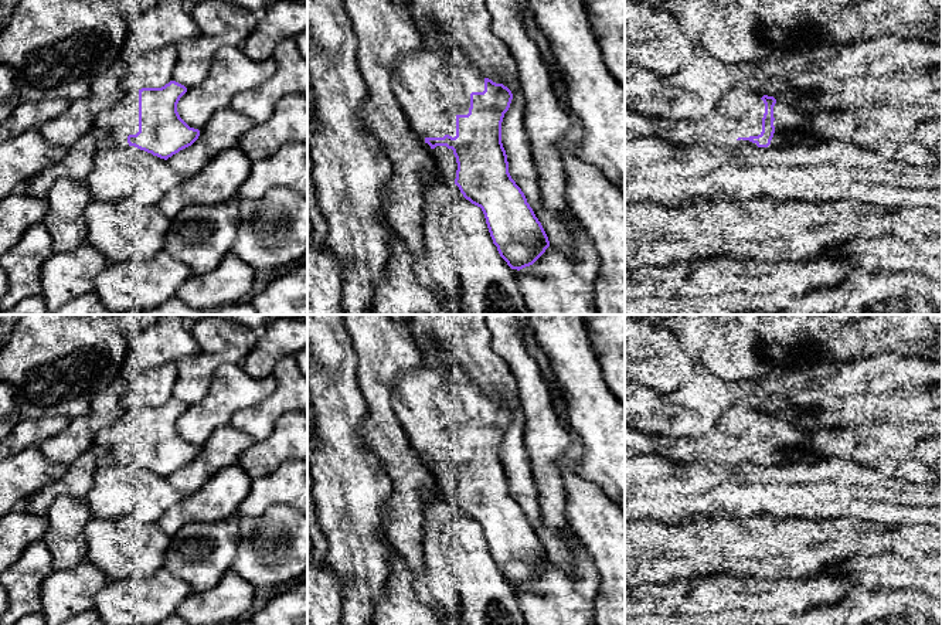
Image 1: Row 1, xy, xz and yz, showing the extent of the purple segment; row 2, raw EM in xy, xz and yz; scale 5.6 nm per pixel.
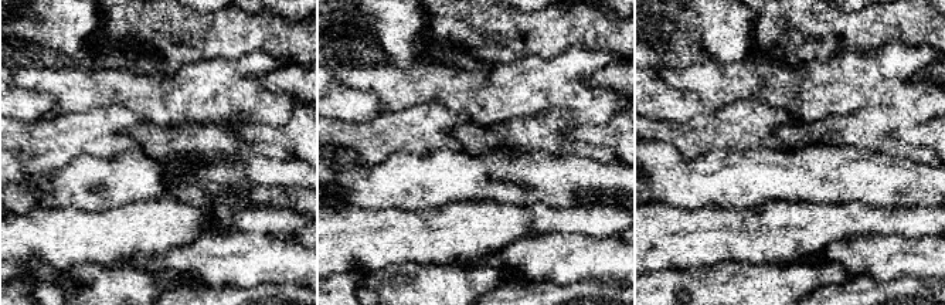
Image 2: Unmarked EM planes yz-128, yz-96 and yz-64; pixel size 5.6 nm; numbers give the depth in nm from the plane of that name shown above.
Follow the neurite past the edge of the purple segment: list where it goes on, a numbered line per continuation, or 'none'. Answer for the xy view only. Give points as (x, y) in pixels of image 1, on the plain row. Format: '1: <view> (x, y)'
1: xy (119, 438)

